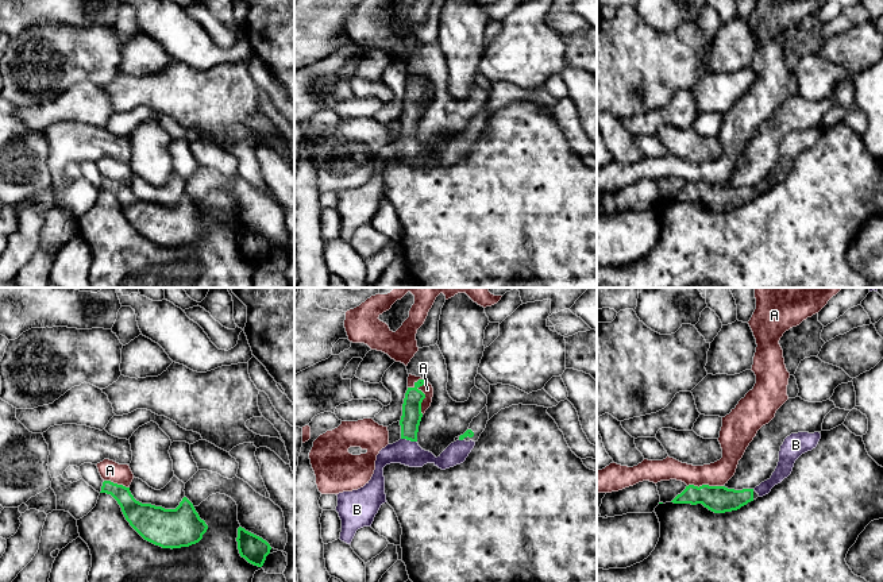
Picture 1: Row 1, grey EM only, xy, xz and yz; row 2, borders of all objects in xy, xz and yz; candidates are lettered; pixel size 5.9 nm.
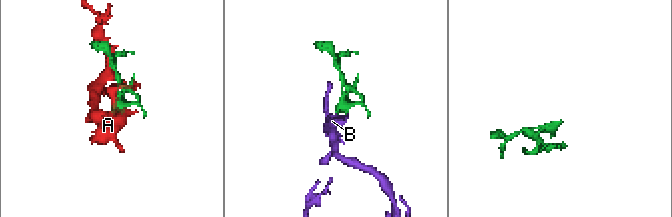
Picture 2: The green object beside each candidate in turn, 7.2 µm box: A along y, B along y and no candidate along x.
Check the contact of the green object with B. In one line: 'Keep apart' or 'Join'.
Join

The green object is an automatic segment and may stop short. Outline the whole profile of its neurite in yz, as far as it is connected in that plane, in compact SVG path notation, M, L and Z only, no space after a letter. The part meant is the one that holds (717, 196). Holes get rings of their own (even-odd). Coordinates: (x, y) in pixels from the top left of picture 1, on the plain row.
M689 182L671 200L674 201L702 201L714 211L737 208L753 199L753 186L734 188L725 184L694 184Z

